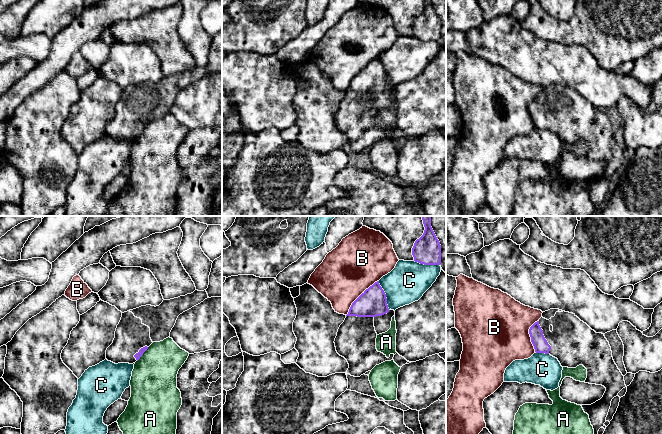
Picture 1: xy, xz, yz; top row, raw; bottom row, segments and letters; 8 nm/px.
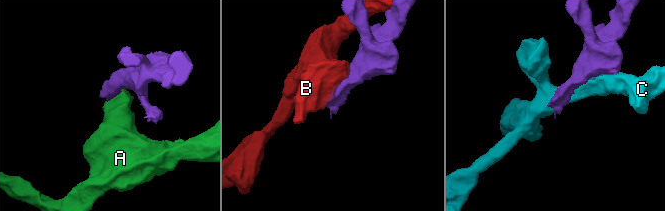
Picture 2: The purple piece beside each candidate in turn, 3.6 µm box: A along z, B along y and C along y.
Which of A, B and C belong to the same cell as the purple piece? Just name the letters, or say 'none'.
none

